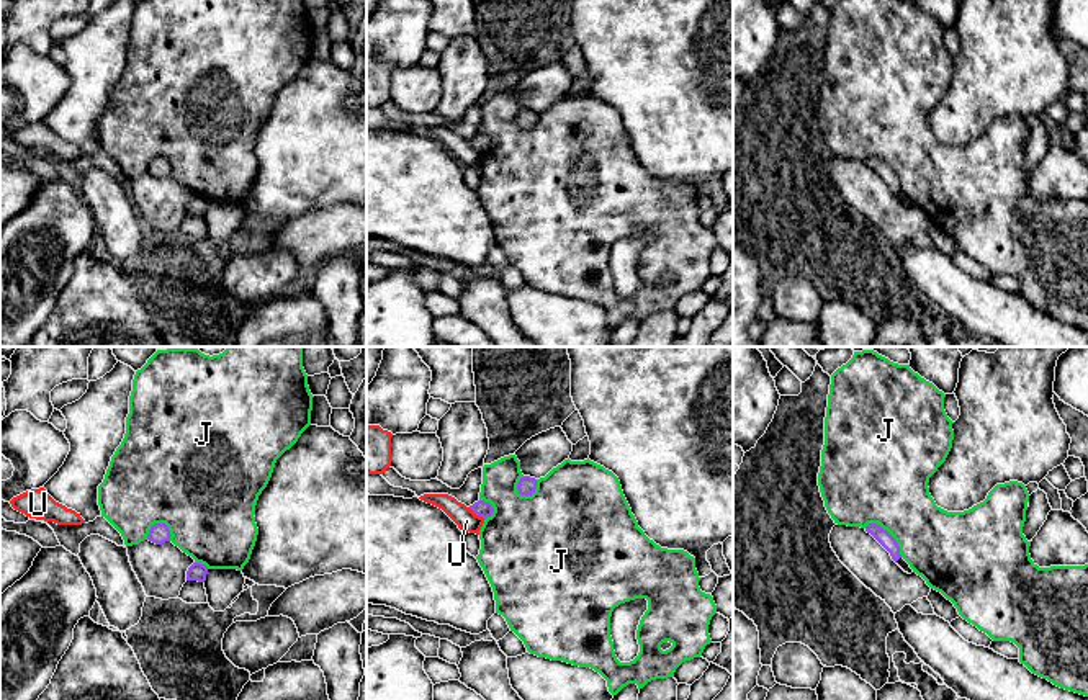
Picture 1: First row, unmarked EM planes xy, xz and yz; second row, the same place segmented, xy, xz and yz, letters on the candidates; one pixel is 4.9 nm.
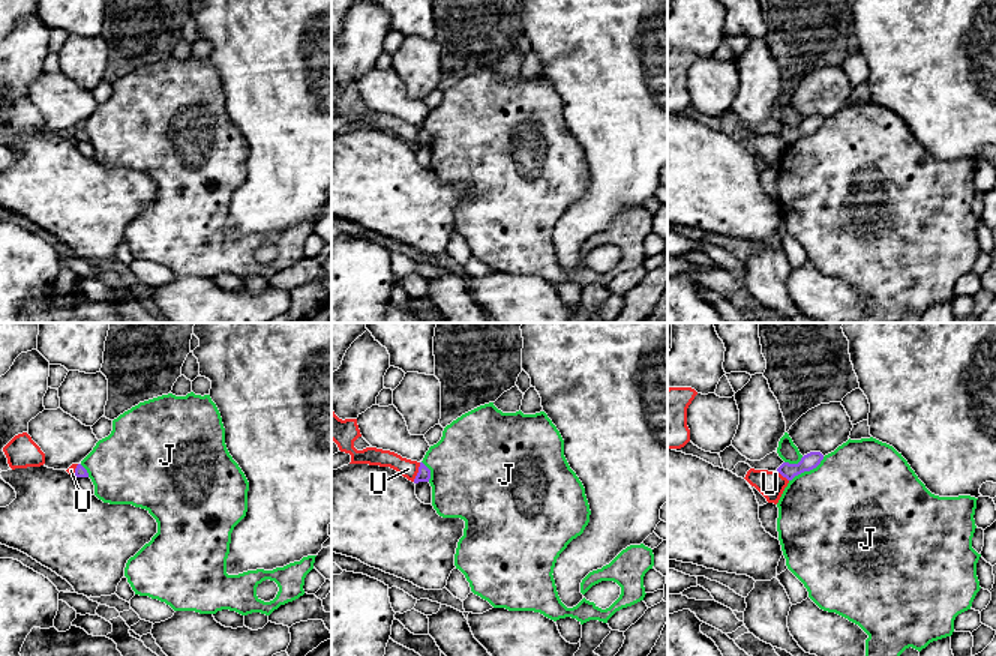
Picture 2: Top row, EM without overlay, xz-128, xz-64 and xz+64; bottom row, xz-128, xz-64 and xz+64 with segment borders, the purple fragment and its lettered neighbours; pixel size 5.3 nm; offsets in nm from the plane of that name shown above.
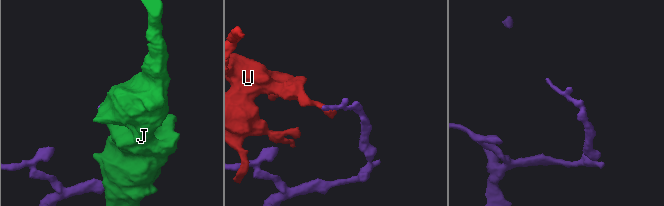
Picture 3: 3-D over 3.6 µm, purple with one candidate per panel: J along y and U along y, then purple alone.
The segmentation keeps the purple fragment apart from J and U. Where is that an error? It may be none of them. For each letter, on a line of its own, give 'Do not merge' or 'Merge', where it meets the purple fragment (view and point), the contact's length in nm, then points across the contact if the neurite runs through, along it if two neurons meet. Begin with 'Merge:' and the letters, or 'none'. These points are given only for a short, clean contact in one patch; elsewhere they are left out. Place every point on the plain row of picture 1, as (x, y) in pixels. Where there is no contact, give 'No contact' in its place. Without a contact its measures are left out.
Merge: none
J: Do not merge. Touches purple at yz (889, 167). Shared border 240 nm
U: Do not merge. Touches purple at xz (476, 148). Shared border 100 nm. Boundary: xz (468, 141), (483, 152)

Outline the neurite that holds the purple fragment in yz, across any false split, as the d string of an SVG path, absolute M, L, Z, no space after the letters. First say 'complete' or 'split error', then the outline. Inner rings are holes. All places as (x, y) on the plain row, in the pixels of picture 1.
complete | M869 157L865 160L865 165L870 167L890 186L890 190L895 196L901 191L897 173L887 164L883 164L880 159Z

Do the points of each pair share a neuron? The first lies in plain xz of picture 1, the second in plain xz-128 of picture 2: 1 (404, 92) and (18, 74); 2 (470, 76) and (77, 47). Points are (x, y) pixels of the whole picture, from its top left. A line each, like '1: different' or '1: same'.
1: different
2: same

